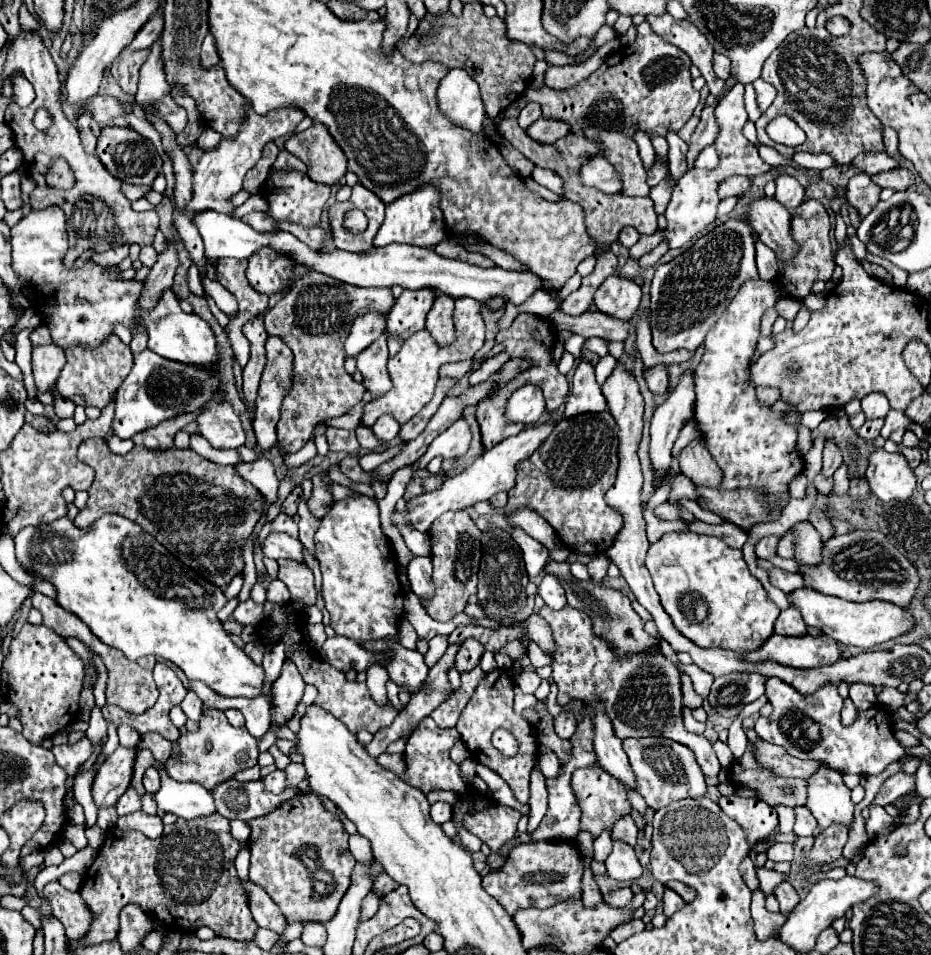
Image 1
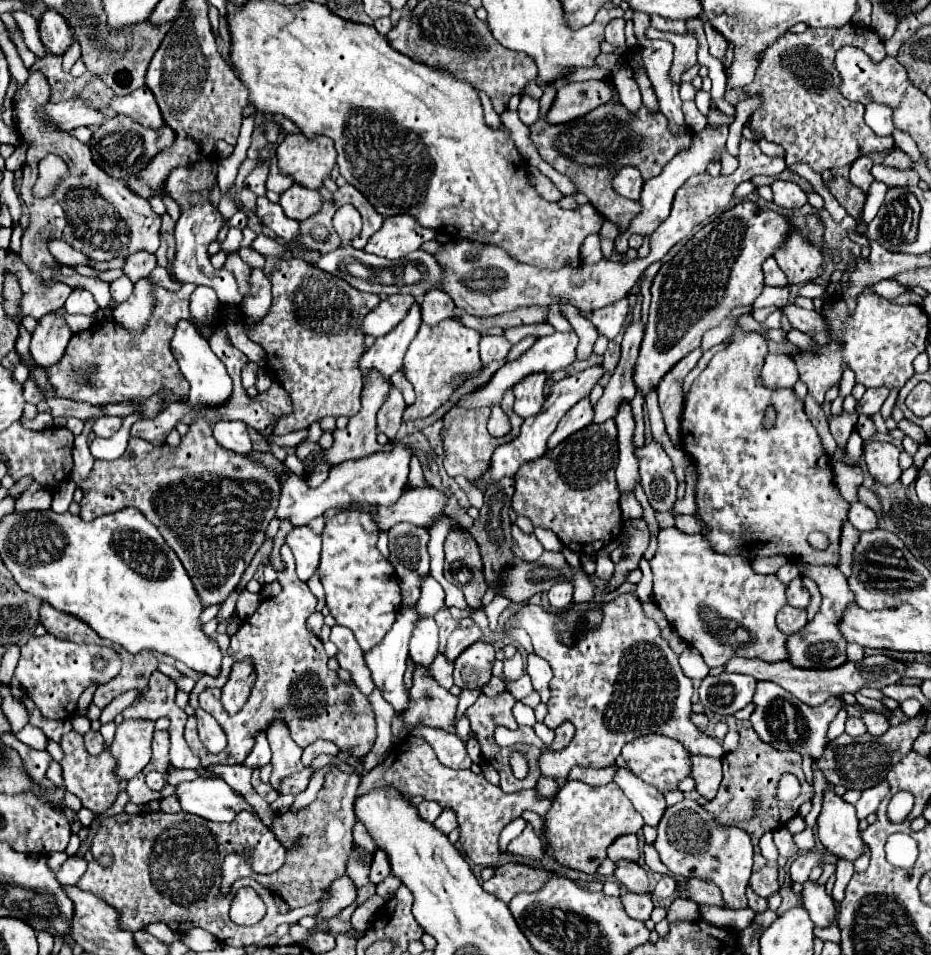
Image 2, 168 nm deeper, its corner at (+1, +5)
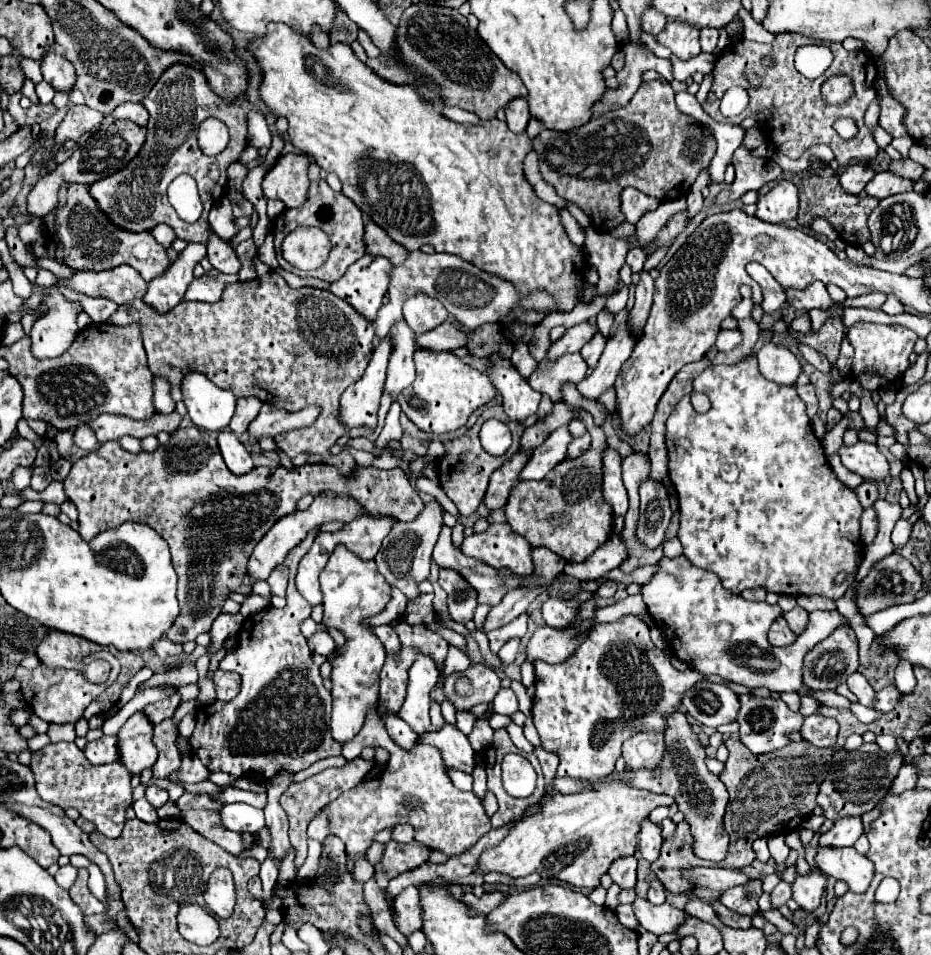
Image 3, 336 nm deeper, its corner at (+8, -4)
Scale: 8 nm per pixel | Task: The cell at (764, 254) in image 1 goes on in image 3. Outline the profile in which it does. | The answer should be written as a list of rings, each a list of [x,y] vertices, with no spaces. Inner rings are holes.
[[[751,262],[747,264],[747,272],[749,276],[761,286],[761,292],[763,292],[763,302],[761,302],[761,308],[771,314],[775,310],[779,310],[785,302],[785,292],[781,288],[781,284],[759,264],[759,262]]]

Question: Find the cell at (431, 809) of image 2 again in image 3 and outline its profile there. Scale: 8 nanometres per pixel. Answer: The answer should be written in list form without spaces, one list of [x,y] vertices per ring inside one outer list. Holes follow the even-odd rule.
[[[399,824],[393,828],[393,840],[397,842],[411,842],[415,836],[415,828],[411,824]]]

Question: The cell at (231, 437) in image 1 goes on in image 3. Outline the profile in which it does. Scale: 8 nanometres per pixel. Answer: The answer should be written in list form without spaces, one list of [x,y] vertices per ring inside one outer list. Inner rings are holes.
[[[221,430],[217,436],[217,442],[219,442],[223,460],[233,474],[247,474],[253,470],[253,460],[249,452],[231,430]]]

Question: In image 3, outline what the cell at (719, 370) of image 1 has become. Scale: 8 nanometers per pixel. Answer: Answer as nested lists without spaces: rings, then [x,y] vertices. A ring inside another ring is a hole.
[[[755,356],[743,358],[741,362],[733,364],[733,366],[719,366],[719,368],[707,368],[707,372],[701,372],[695,380],[693,380],[693,392],[701,392],[707,394],[711,400],[711,410],[705,414],[699,414],[693,410],[689,394],[683,396],[679,400],[679,404],[675,406],[675,410],[671,412],[669,420],[667,420],[667,450],[669,450],[669,478],[675,484],[677,490],[677,498],[679,498],[679,514],[681,514],[681,528],[679,528],[679,540],[683,544],[683,554],[691,560],[691,564],[695,564],[697,568],[715,572],[723,586],[729,588],[735,594],[741,594],[745,588],[757,588],[763,586],[769,592],[779,592],[779,594],[819,594],[819,596],[827,596],[831,600],[837,600],[839,596],[845,594],[845,590],[849,588],[849,584],[853,582],[853,570],[857,568],[859,558],[863,556],[863,544],[859,540],[859,516],[863,512],[855,492],[851,488],[847,488],[843,482],[837,480],[837,476],[833,474],[831,466],[827,464],[827,458],[823,454],[823,446],[817,440],[817,436],[811,430],[811,422],[807,420],[805,414],[805,404],[803,400],[799,400],[797,392],[793,386],[781,386],[775,382],[769,382],[767,378],[761,376],[759,368],[757,368],[757,360]],[[839,572],[847,574],[847,580],[843,584],[835,584],[835,576]]]

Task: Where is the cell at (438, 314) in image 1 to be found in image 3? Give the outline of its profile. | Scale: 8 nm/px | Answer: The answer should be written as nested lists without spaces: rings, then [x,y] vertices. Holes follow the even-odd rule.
[[[415,296],[403,304],[403,316],[415,334],[423,334],[443,324],[449,318],[449,312],[429,296]]]

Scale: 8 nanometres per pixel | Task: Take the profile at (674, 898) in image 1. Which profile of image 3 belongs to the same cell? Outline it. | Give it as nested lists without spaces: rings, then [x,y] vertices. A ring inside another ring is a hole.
[[[655,880],[655,882],[651,884],[647,900],[649,900],[651,904],[663,904],[663,902],[665,902],[665,888],[663,888],[663,884],[659,884],[659,880]]]

